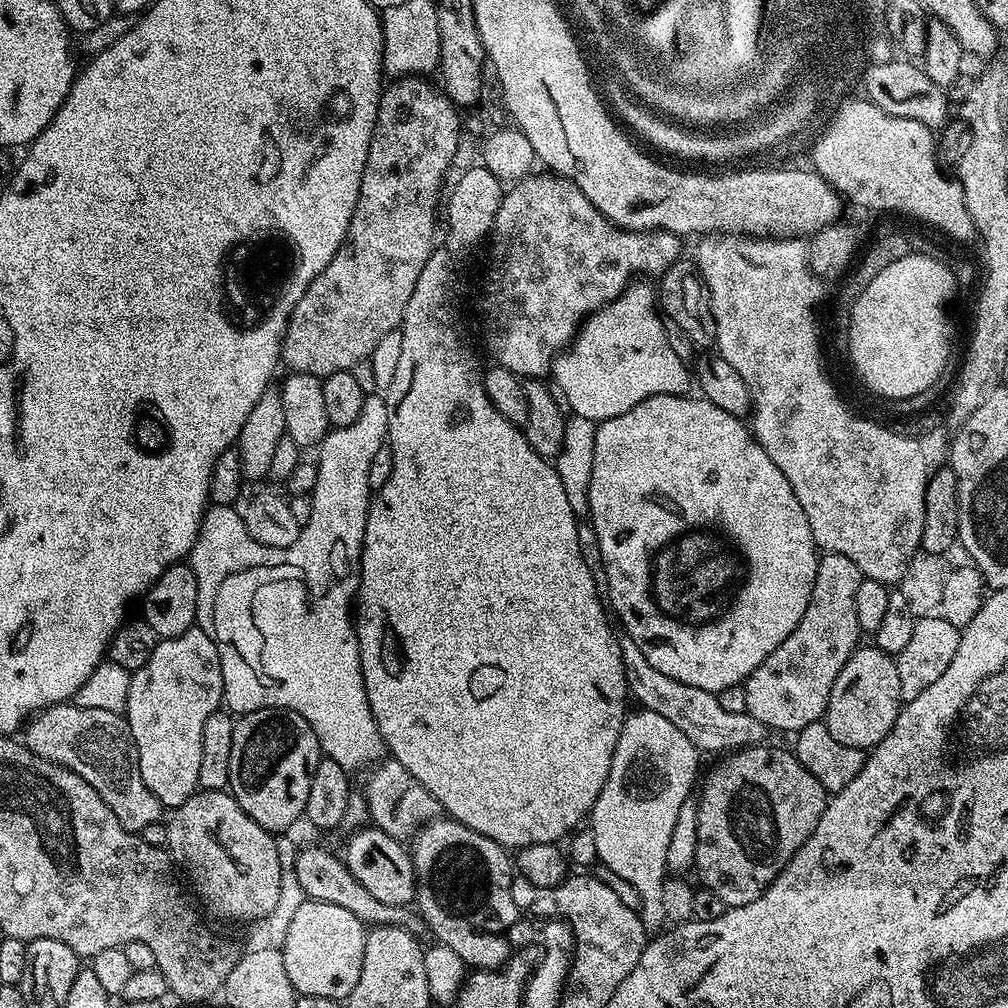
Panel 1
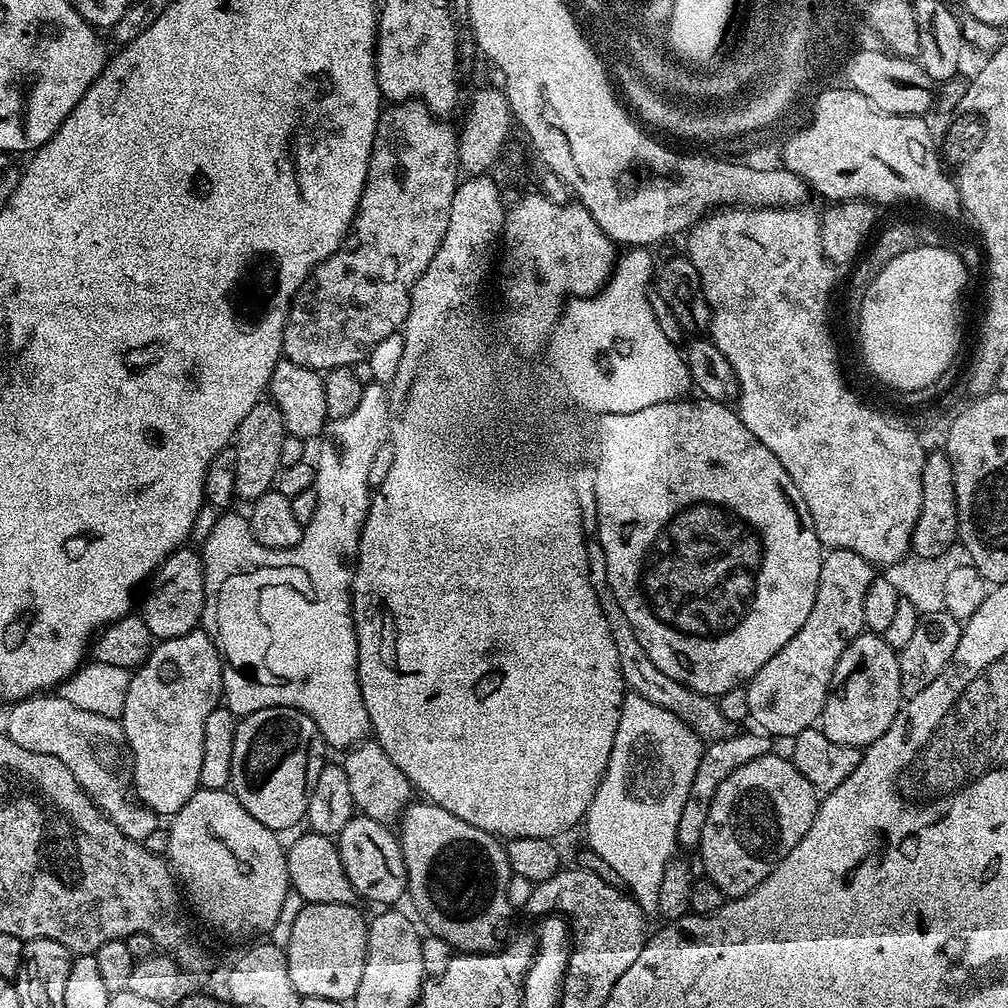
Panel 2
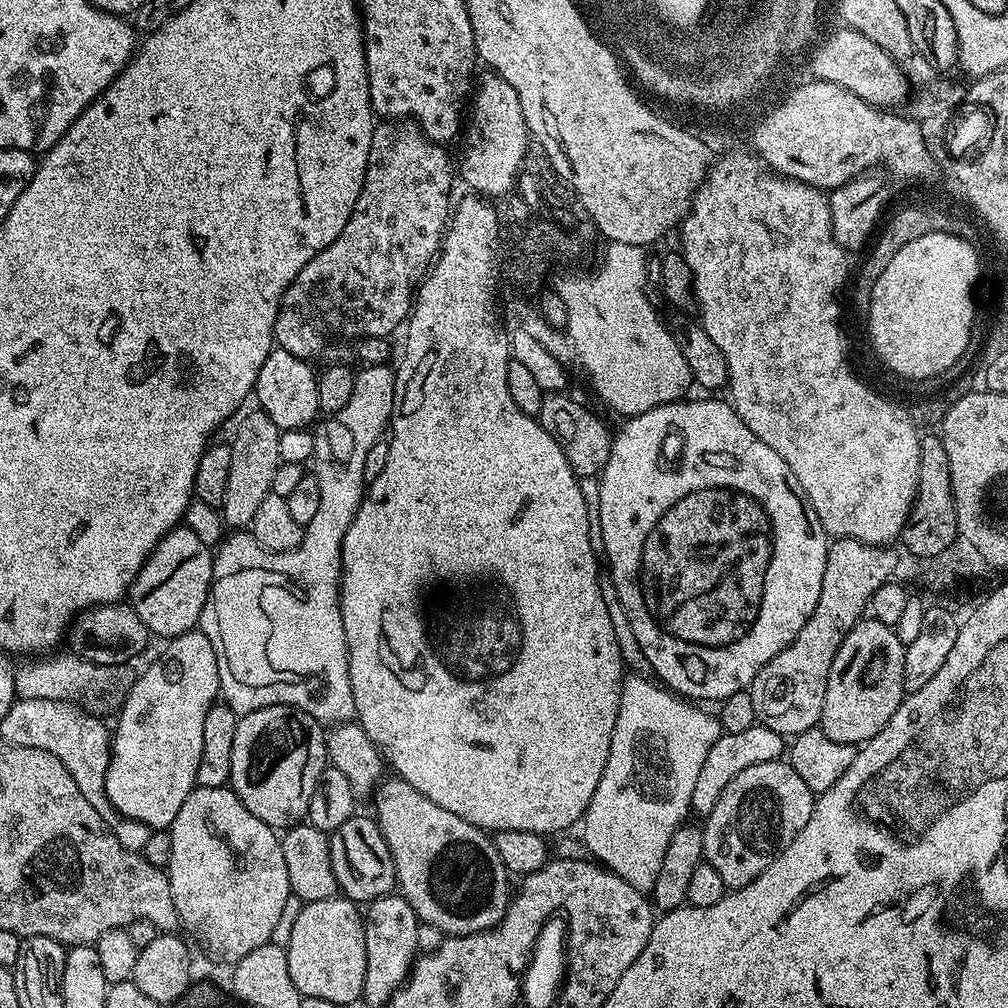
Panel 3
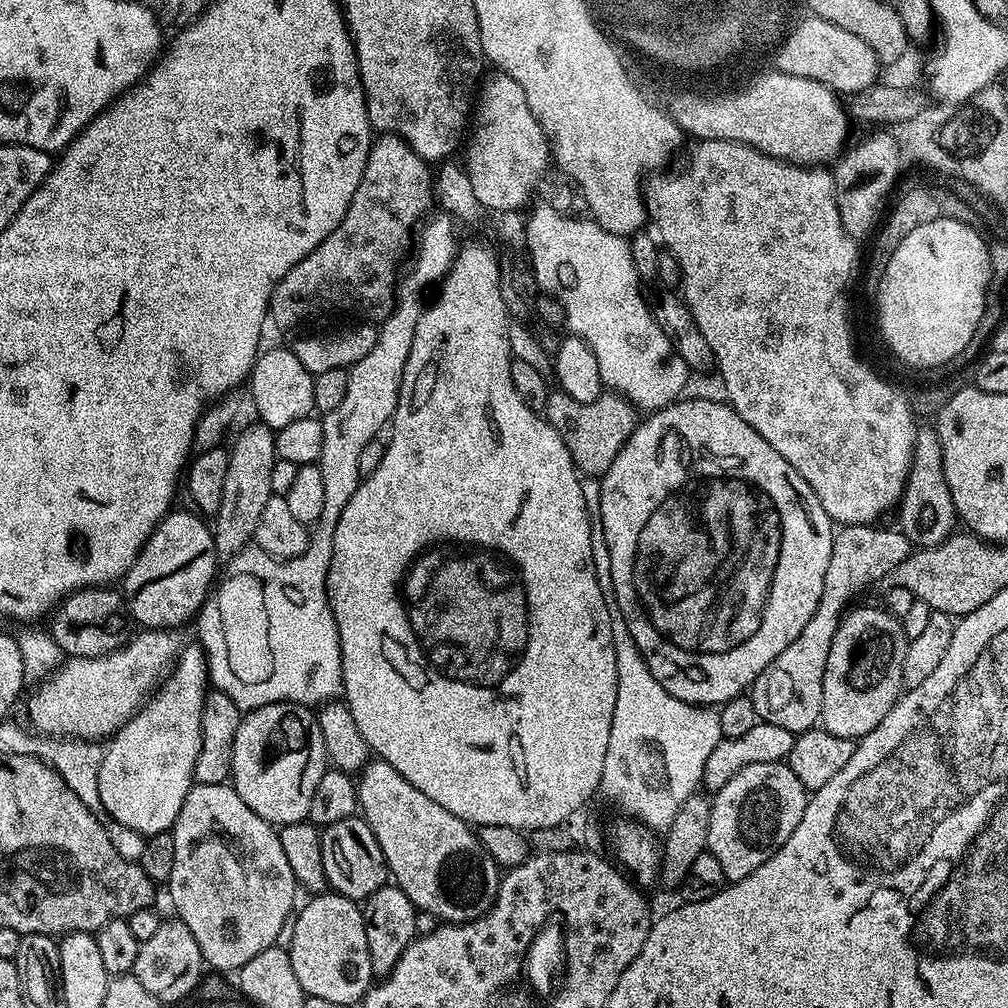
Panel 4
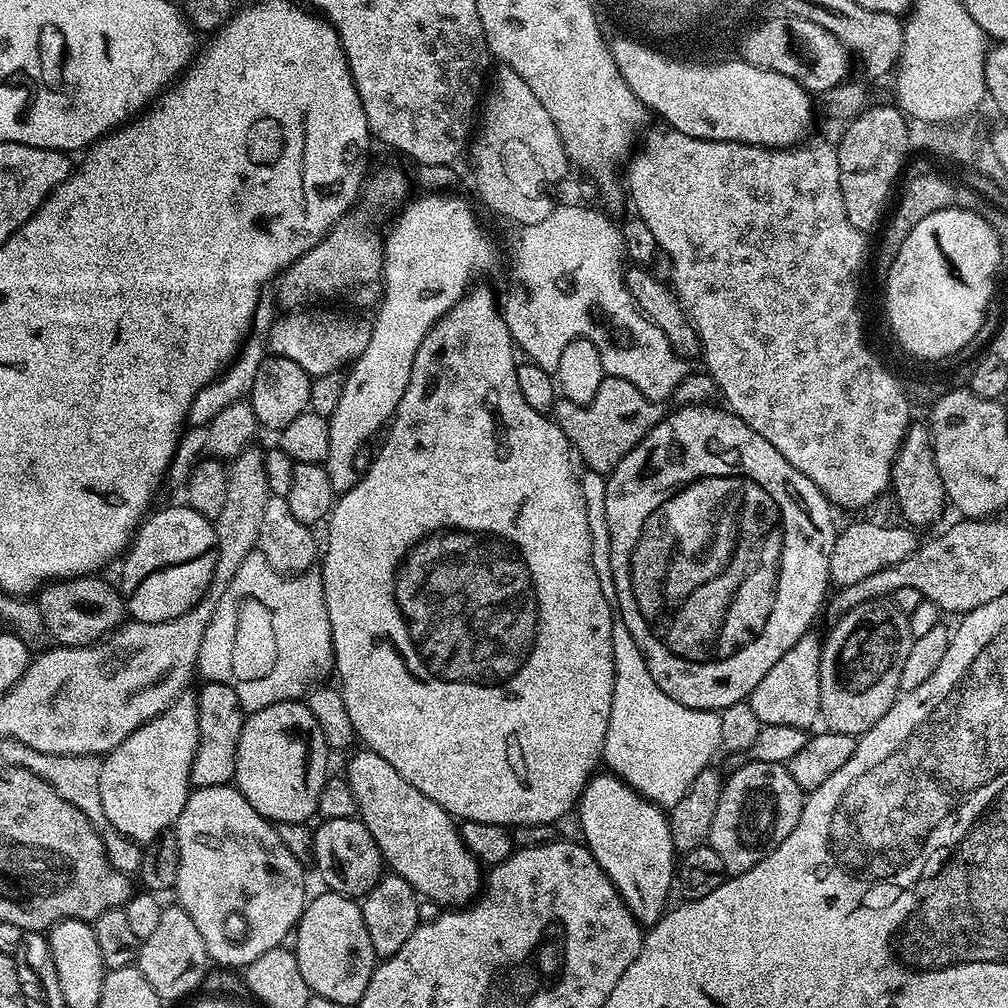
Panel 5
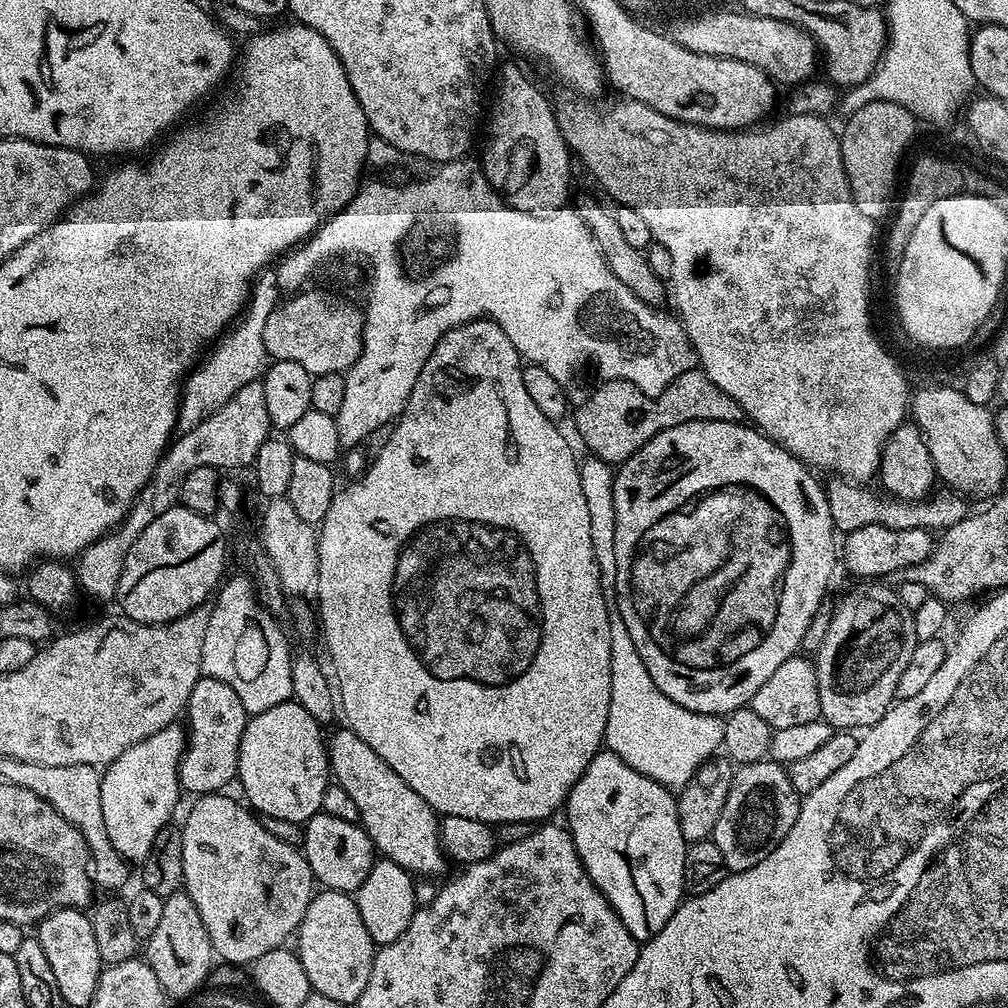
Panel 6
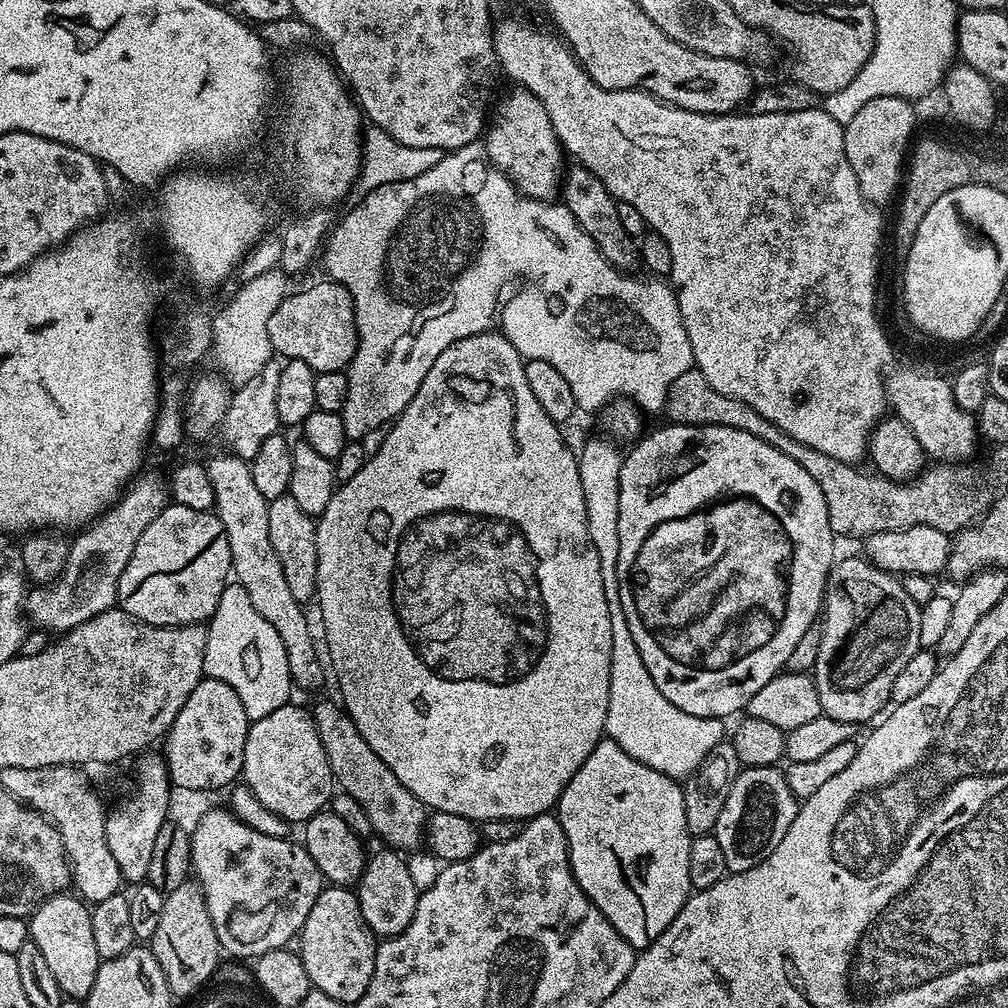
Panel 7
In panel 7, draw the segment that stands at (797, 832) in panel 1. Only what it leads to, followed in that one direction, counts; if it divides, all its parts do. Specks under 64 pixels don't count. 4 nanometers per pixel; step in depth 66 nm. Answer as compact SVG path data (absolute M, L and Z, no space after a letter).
M779 767L744 768L730 786L726 806L722 806L722 814L718 814L714 829L729 873L745 872L765 860L776 849L778 842L782 842L786 830L790 830L797 807L796 796Z

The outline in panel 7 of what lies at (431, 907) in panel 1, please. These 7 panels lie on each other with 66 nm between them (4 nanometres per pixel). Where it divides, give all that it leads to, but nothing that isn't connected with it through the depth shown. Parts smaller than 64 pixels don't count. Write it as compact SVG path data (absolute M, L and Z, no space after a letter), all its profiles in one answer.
M320 700L310 708L322 750L326 750L326 758L330 762L333 781L366 810L373 833L377 837L380 835L388 843L385 845L389 849L419 849L426 836L426 809L423 802L414 798L414 794L410 794L410 790L406 790L406 786L394 778L394 770L390 770L390 766L386 766L386 762L382 762L382 758L378 758L370 746L366 746L358 734L358 726L354 726L348 713L333 700Z

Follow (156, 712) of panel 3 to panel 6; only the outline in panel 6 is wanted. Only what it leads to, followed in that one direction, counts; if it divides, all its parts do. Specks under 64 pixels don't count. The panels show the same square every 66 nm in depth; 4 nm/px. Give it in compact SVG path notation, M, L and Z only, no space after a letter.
M179 723L150 734L142 742L130 746L126 754L118 754L113 764L103 769L100 778L102 790L102 818L106 821L106 834L129 865L143 865L158 830L173 819L172 811L182 797L180 787L180 759L184 756L186 732Z

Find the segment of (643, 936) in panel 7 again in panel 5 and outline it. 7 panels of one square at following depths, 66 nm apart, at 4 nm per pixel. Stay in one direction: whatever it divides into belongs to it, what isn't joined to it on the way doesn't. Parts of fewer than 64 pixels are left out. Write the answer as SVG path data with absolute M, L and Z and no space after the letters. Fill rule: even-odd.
M593 775L580 795L580 832L583 843L594 854L598 866L614 882L620 897L641 926L660 921L669 907L668 895L674 892L678 853L670 836L665 809L635 792L619 776ZM643 864L656 876L644 876Z

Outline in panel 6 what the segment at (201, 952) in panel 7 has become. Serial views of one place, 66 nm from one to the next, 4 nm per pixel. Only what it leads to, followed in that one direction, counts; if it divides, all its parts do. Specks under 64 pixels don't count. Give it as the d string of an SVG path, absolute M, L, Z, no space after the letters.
M183 890L164 897L162 918L154 934L150 934L146 948L150 970L154 970L154 975L157 976L164 995L168 998L190 995L200 983L203 985L207 981L208 973L214 967L210 934L206 934L206 926L202 926L198 906L194 906L192 899Z

